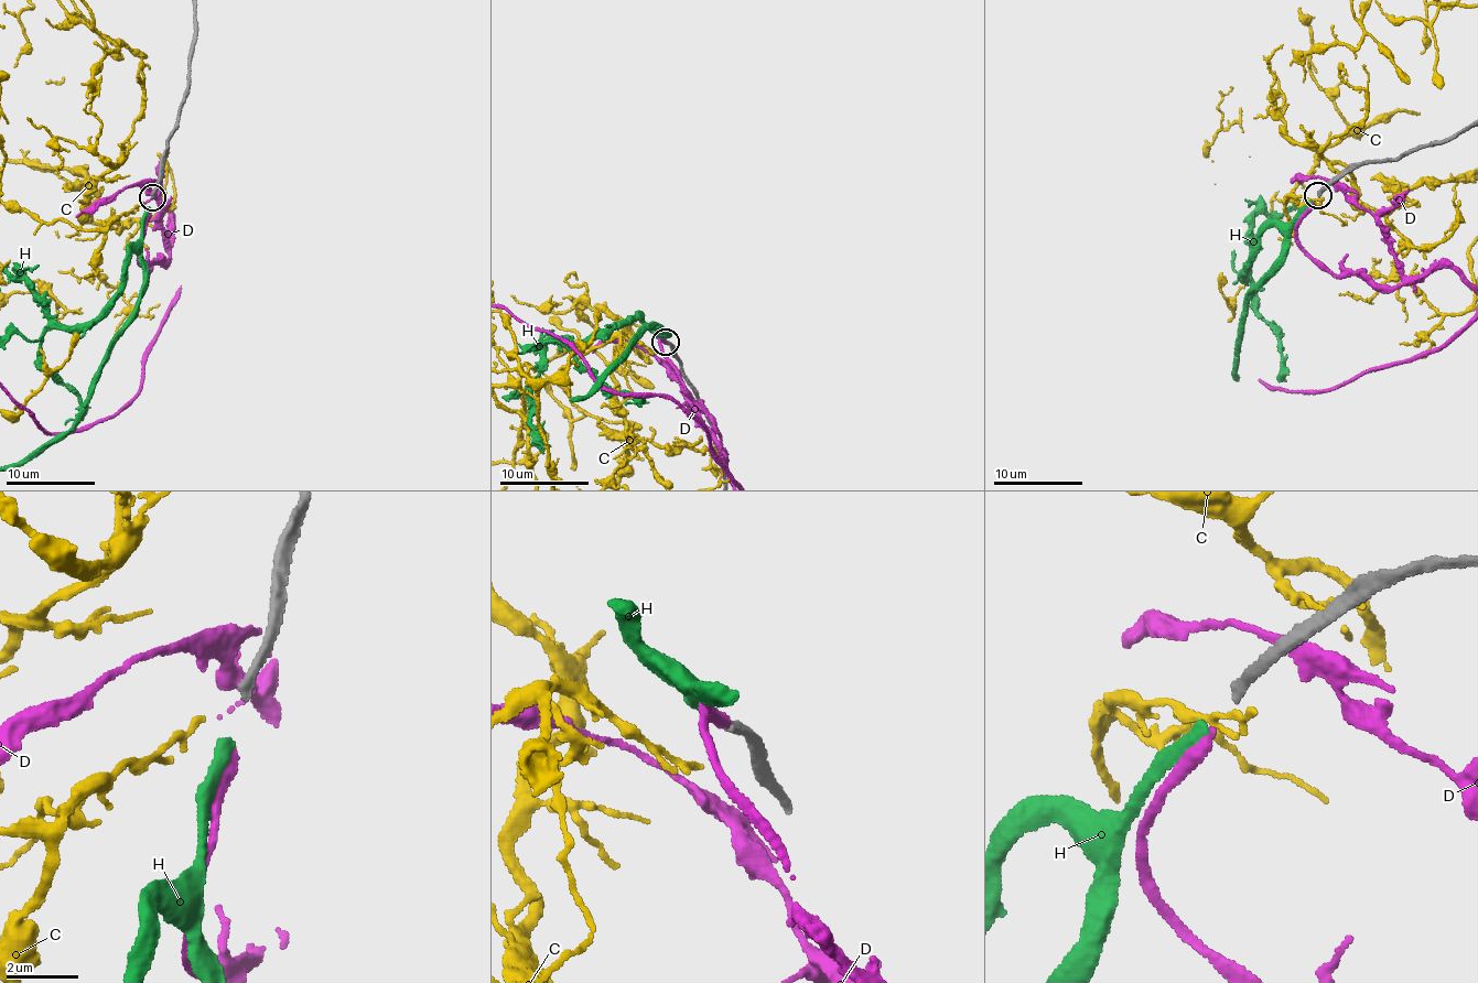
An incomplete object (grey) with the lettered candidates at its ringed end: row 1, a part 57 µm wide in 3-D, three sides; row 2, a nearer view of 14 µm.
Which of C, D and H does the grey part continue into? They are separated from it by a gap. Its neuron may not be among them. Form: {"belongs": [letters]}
{"belongs": ["H"]}

